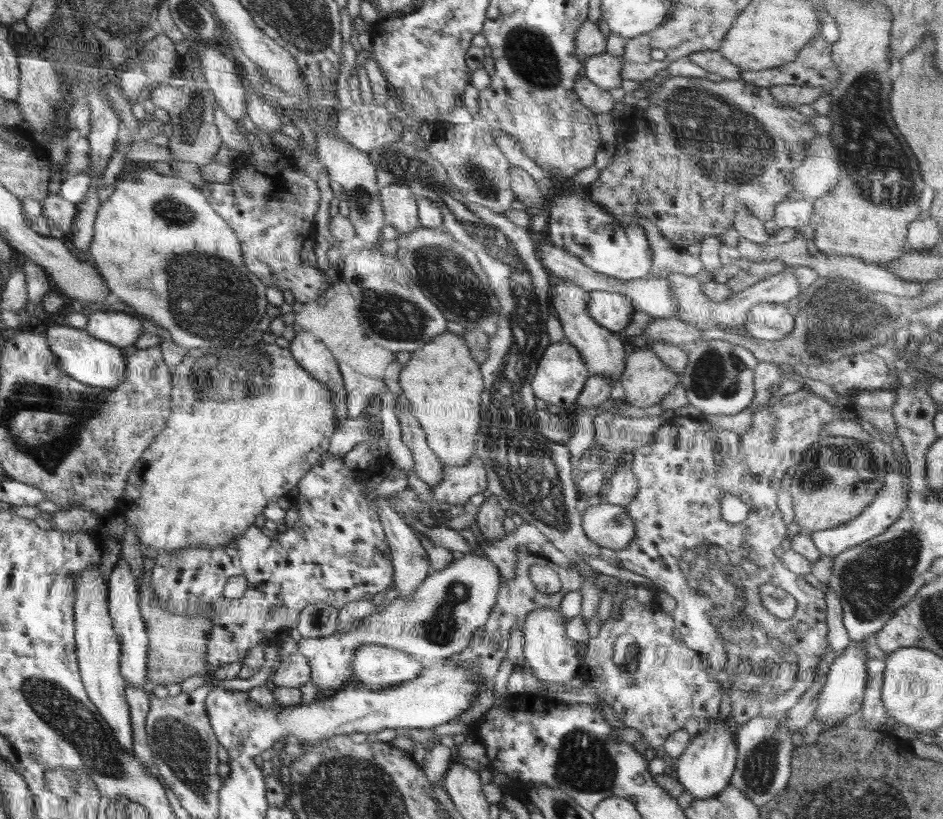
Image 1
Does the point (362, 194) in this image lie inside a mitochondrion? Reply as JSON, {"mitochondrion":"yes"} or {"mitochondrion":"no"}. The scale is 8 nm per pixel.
{"mitochondrion":"yes"}

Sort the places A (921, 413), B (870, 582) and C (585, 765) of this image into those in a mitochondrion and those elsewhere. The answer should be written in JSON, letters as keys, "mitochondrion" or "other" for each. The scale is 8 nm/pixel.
{"A":"other","B":"mitochondrion","C":"mitochondrion"}

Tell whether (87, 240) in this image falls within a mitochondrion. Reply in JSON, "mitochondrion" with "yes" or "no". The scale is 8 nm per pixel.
{"mitochondrion":"no"}

